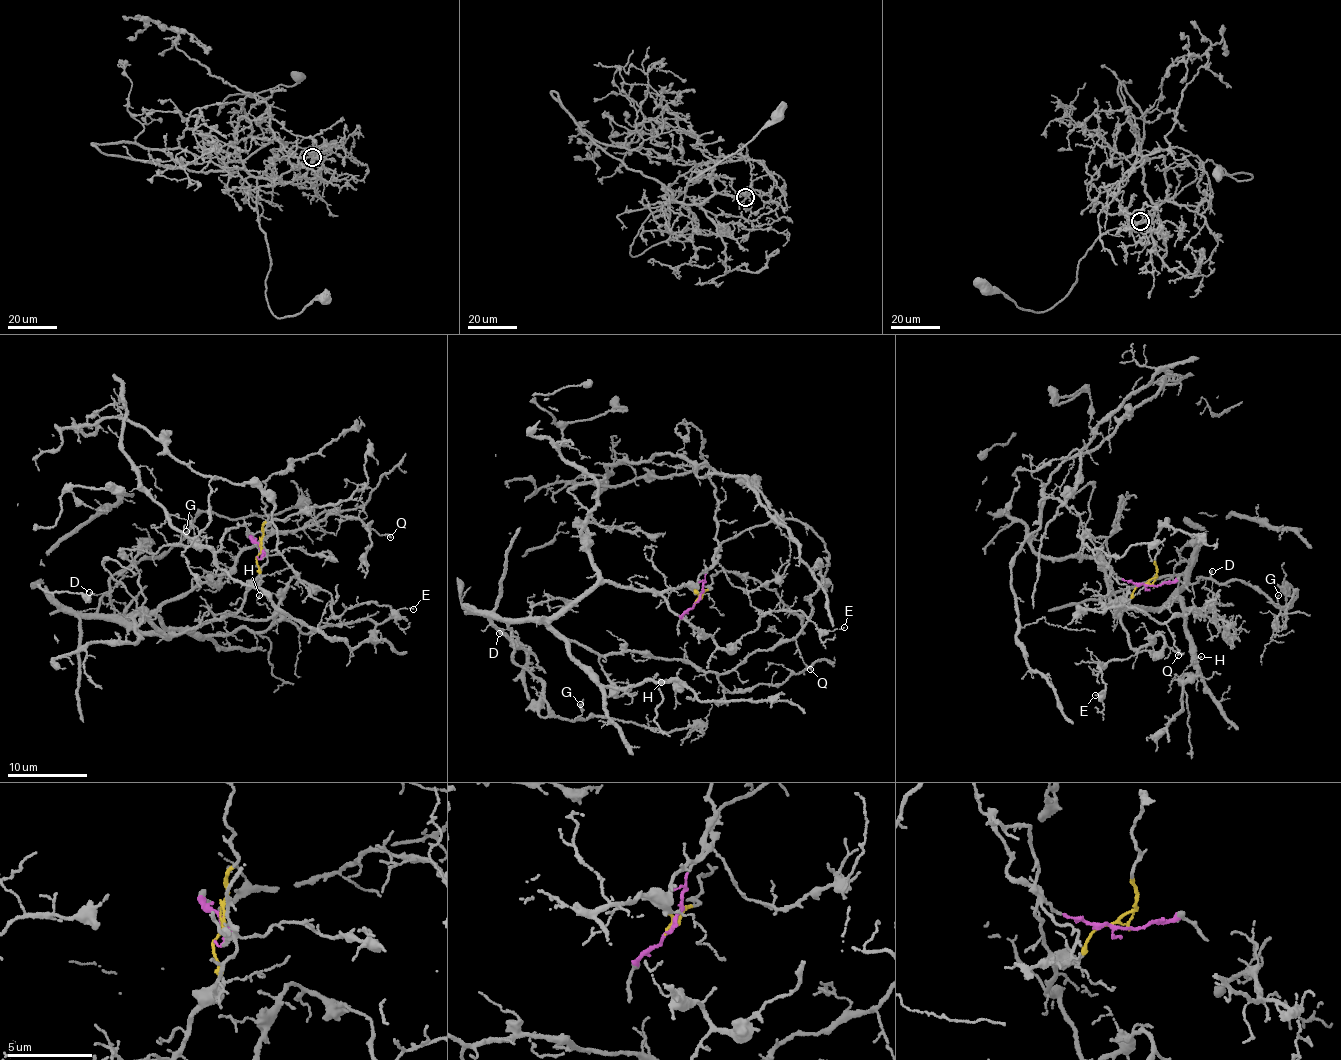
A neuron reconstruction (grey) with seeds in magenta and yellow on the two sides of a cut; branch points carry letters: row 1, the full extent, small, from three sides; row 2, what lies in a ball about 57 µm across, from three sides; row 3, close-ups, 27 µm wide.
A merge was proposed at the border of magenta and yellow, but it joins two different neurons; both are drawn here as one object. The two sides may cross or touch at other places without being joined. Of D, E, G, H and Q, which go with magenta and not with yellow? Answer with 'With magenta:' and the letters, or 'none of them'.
With magenta: none of them

